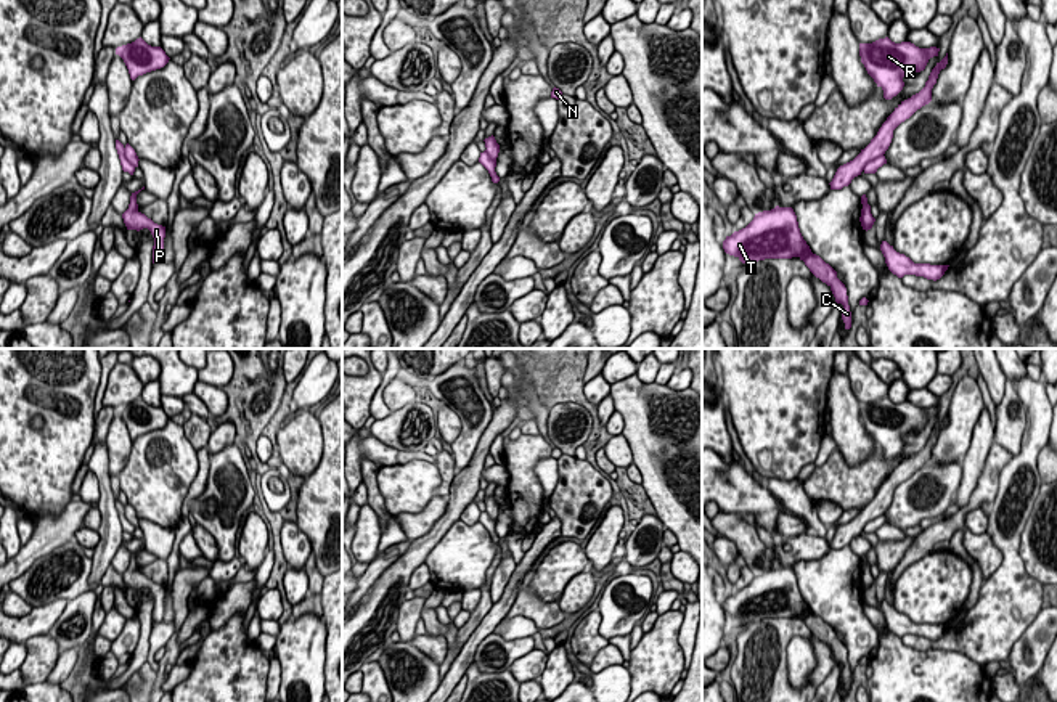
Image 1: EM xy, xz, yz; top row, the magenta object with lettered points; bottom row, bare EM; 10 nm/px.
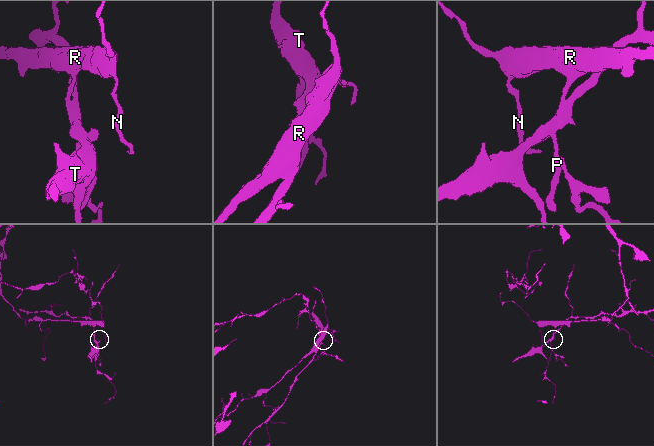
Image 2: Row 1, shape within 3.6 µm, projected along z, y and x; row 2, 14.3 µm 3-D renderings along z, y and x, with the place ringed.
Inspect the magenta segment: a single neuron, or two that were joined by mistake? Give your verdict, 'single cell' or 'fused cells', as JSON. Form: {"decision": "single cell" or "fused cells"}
{"decision": "fused cells"}

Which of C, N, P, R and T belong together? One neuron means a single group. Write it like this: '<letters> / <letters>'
C T / N P R

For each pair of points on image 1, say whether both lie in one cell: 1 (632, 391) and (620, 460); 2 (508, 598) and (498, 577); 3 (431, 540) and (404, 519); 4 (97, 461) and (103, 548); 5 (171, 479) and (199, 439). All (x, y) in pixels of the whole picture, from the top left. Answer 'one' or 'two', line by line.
1: two
2: two
3: two
4: one
5: two

